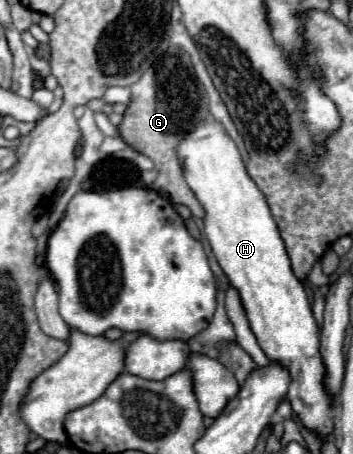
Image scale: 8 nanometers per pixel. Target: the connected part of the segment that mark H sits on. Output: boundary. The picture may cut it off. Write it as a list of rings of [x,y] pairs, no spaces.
[[[201,121],[181,139],[177,157],[183,165],[189,189],[205,209],[203,231],[229,283],[239,289],[247,319],[261,349],[271,361],[285,365],[291,373],[293,383],[287,397],[293,411],[307,429],[321,437],[327,435],[335,425],[335,405],[323,387],[325,365],[319,355],[319,329],[303,283],[293,275],[269,205],[253,179],[249,179],[235,141],[219,121]]]

